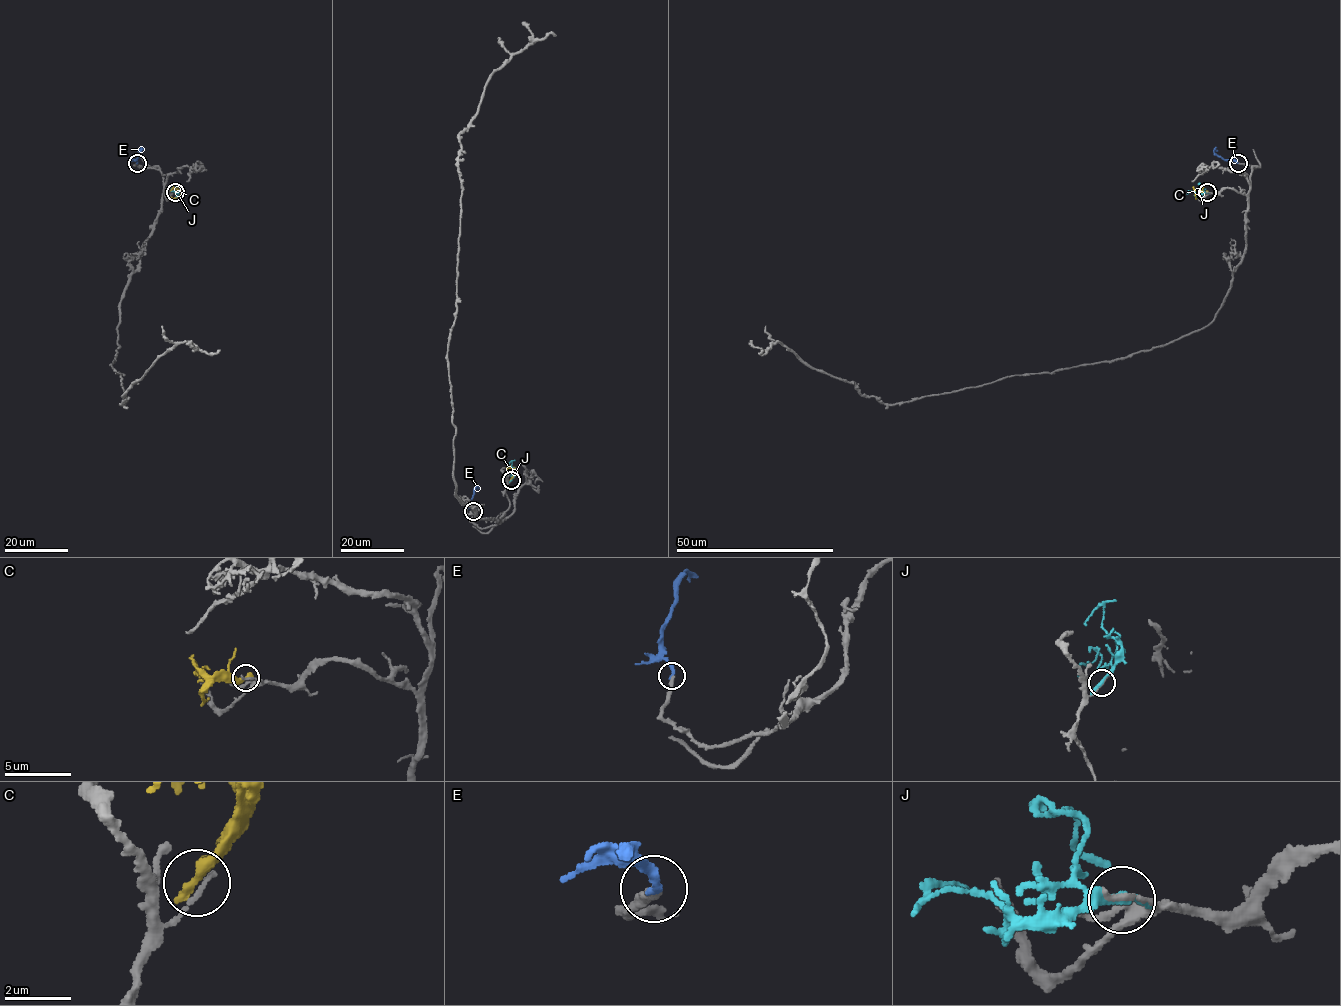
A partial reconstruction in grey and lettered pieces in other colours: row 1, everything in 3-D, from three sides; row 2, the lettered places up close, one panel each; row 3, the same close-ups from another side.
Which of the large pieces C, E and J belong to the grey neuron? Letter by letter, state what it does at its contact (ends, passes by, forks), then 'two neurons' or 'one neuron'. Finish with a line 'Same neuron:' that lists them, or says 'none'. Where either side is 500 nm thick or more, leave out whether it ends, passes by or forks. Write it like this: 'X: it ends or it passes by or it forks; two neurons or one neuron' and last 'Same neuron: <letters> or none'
C: it ends; two neurons
E: it ends; one neuron
J: it ends; two neurons
Same neuron: E

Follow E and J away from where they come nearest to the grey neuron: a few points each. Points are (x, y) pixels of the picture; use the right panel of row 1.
E: (1239, 163), (1219, 157), (1214, 152), (1216, 147)
J: (1207, 192), (1193, 191)

